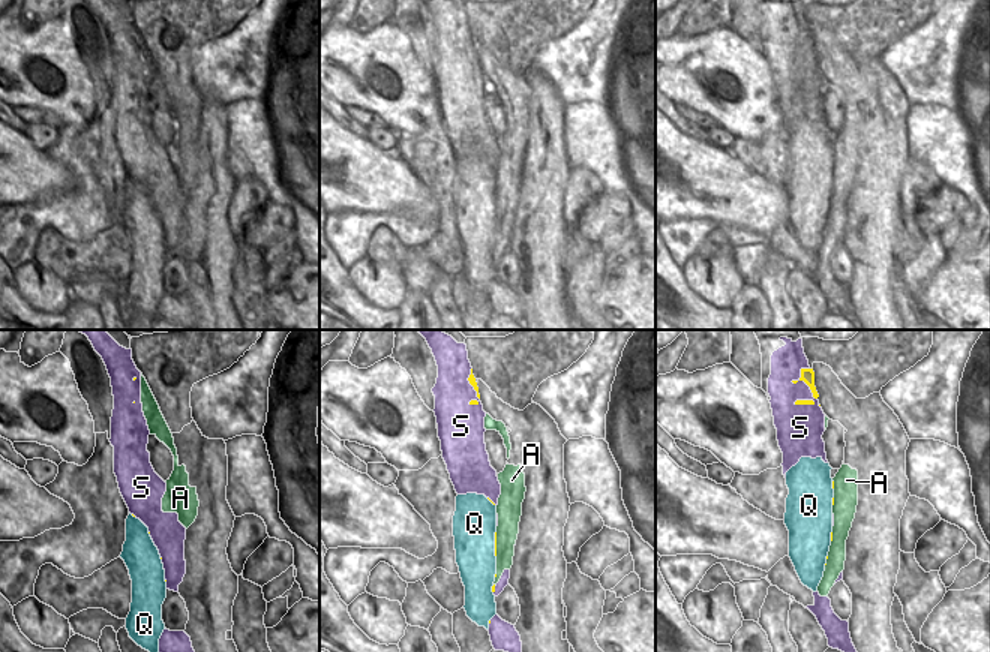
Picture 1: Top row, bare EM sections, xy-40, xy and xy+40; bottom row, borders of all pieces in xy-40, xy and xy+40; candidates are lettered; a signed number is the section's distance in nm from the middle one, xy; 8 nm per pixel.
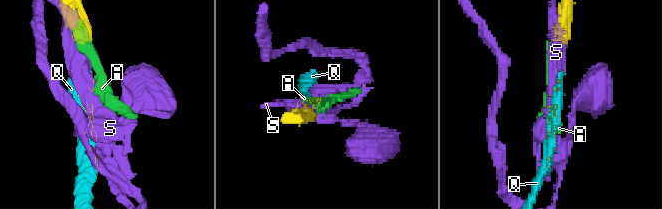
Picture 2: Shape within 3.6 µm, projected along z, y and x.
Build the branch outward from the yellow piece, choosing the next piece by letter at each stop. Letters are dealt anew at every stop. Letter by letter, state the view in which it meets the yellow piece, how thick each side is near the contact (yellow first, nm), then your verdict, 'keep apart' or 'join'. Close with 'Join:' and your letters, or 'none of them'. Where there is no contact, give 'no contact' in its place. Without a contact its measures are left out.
A: contact in xy; calibres 20 and 180 nm; keep apart
Q: contact in xy; calibres 20 and 360 nm; join
S: contact in xy+40; calibres 120 and 280 nm; keep apart
Join: Q

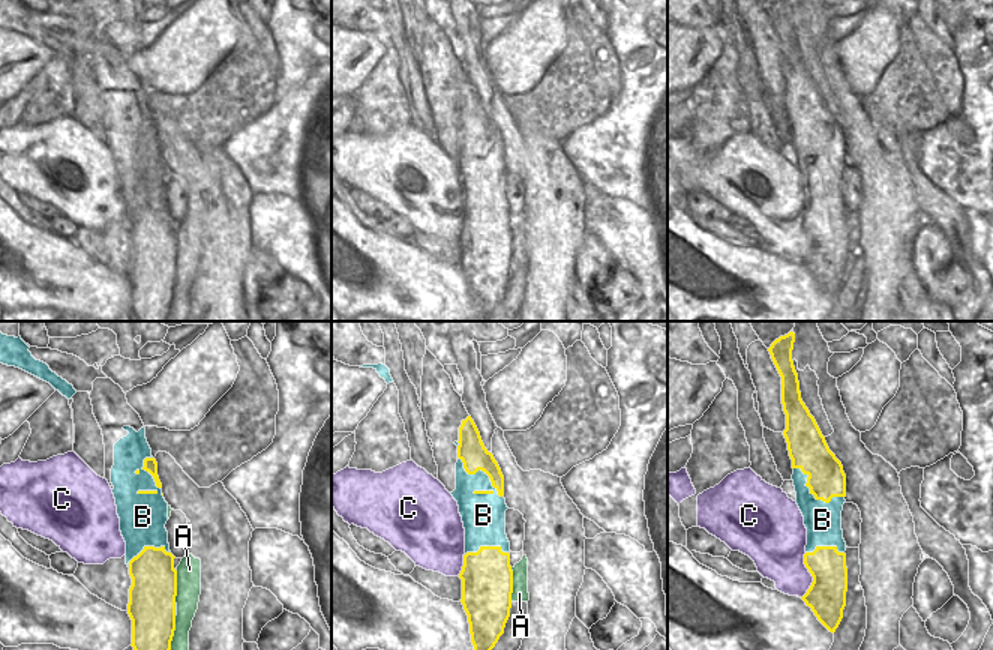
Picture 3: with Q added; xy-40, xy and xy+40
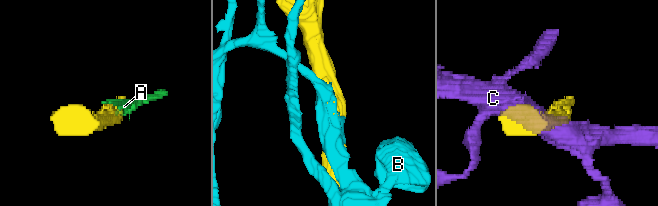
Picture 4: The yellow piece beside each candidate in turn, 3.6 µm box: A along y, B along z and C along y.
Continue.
A: contact in xy-40; calibres 380 and 190 nm; keep apart
B: contact in xy; calibres 220 and 170 nm; keep apart
C: contact in xy+40; calibres 320 and 340 nm; keep apart
Join: none of them

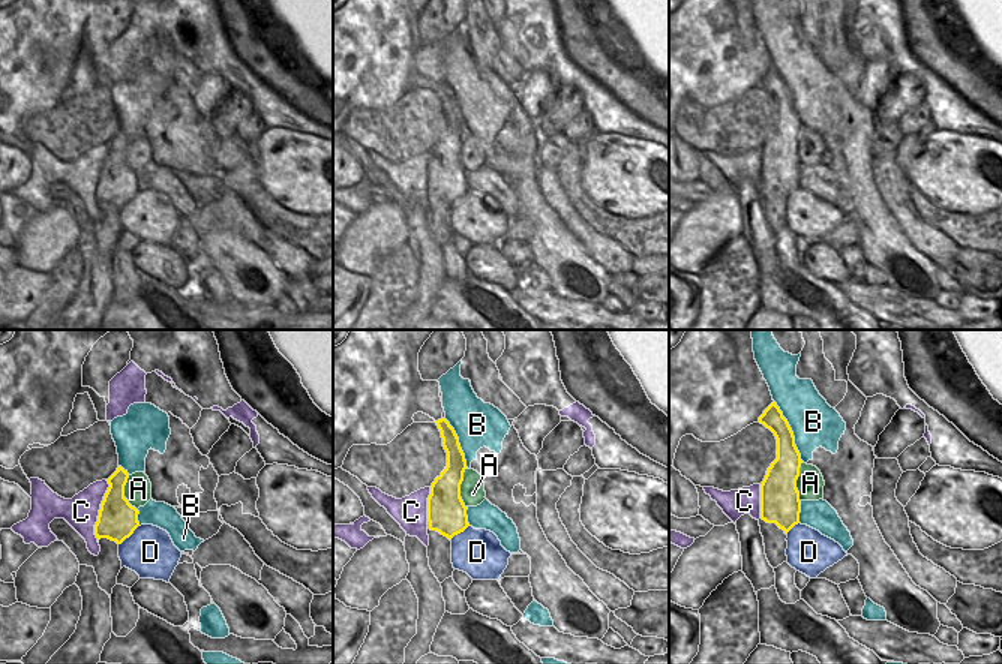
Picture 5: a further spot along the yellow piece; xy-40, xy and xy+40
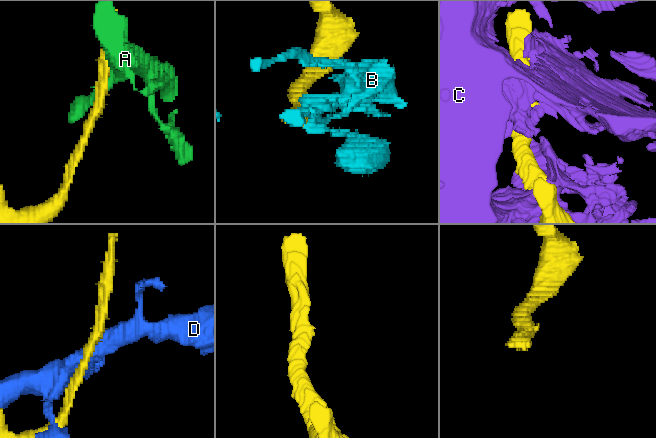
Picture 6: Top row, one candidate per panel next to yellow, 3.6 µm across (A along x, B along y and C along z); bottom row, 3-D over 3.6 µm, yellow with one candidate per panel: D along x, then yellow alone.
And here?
A: contact in xy; calibres 320 and 200 nm; keep apart
B: contact in xy+40; calibres 200 and 380 nm; keep apart
C: contact in xy-40; calibres 320 and 280 nm; keep apart
D: contact in xy-40; calibres 320 and 400 nm; keep apart
Join: none of them

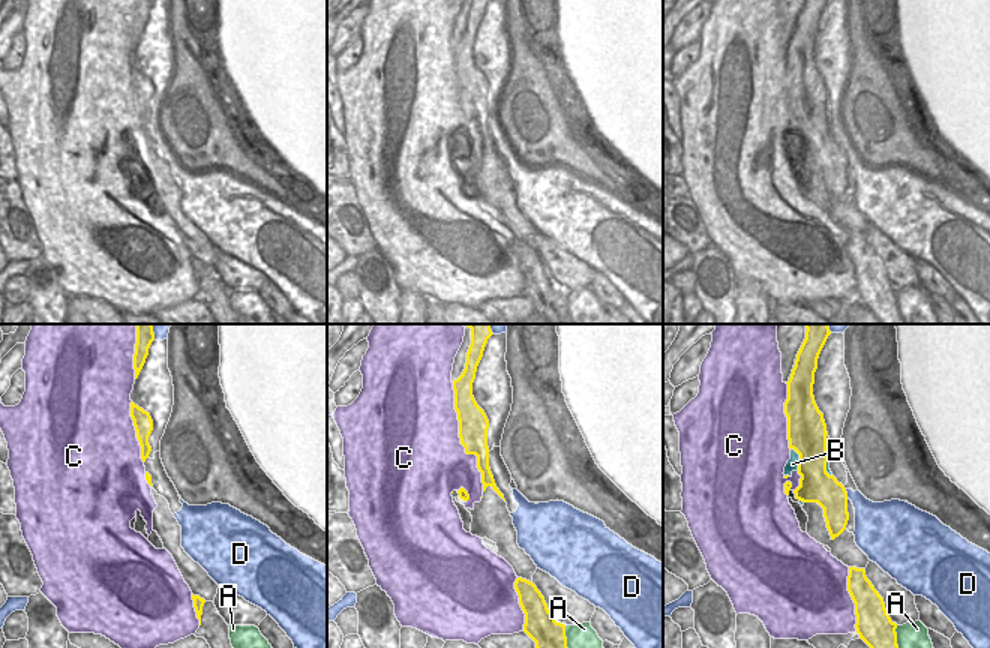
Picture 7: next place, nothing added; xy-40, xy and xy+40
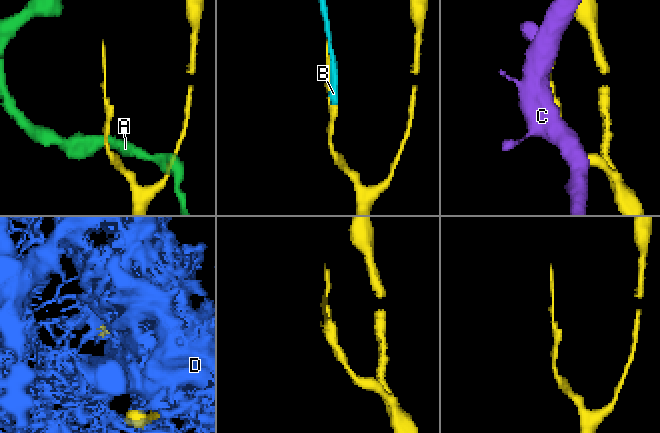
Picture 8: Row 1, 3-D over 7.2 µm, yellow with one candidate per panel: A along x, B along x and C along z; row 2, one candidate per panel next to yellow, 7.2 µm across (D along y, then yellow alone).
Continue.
A: contact in xy+40; calibres 280 and 260 nm; keep apart
B: contact in xy+40; calibres 320 and 100 nm; join
C: contact in xy; calibres 240 and 480 nm; keep apart
D: contact in xy+40; calibres 260 and 220 nm; keep apart
Join: B

